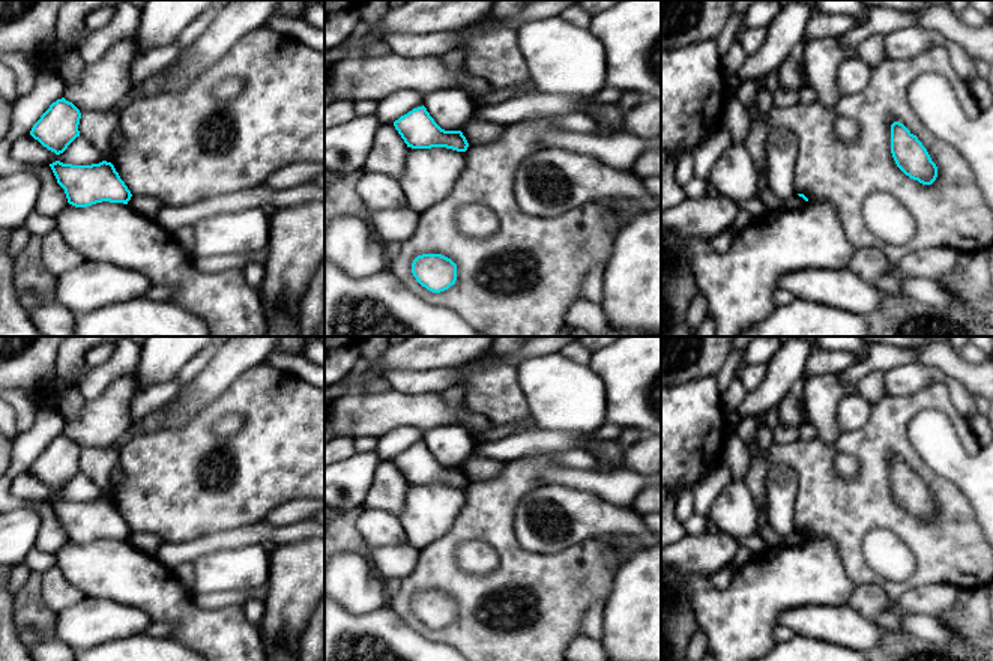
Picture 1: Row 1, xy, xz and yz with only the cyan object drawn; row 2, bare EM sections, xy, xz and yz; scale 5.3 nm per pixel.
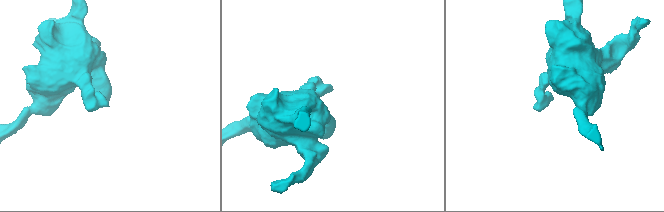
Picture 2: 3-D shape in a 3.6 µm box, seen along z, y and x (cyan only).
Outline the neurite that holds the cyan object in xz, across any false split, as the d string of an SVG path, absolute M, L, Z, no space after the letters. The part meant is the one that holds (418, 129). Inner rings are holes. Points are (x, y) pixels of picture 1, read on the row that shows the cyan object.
M418 107L394 122L395 129L412 149L446 147L466 152L469 143L461 131L445 131L430 116L427 108Z

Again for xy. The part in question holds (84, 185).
M56 161L50 167L65 189L68 203L75 207L102 201L128 204L132 197L111 162L72 165Z

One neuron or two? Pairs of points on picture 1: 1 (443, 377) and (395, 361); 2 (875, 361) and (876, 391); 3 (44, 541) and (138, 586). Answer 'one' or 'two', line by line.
1: two
2: two
3: two

